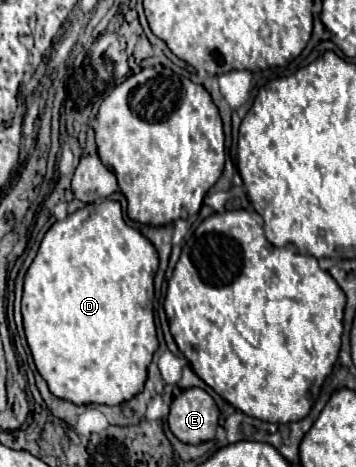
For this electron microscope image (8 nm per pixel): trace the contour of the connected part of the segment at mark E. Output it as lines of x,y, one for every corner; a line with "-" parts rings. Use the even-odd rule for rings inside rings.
202,388
182,390
170,406
168,426
184,444
200,444
212,440
218,428
218,406

